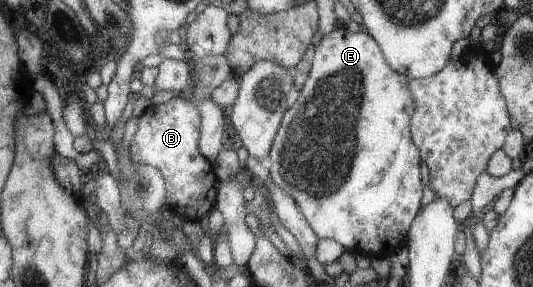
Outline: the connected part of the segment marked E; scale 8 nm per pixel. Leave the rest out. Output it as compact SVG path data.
M337 25L332 32L322 36L318 46L314 48L308 76L299 88L299 94L295 102L281 116L279 127L267 154L271 164L268 172L272 183L293 198L293 201L301 210L302 216L306 219L308 226L310 226L310 229L318 239L334 240L352 254L363 255L369 258L374 256L390 257L403 248L398 246L398 244L404 240L406 230L408 230L412 218L417 216L416 210L418 210L420 194L422 194L420 192L422 190L420 188L420 172L418 172L420 156L418 156L418 148L410 142L413 111L414 104L412 104L411 90L408 88L408 79L391 70L387 62L384 62L379 44L366 31L361 30L356 32L356 34L352 34L348 32L345 26Z

